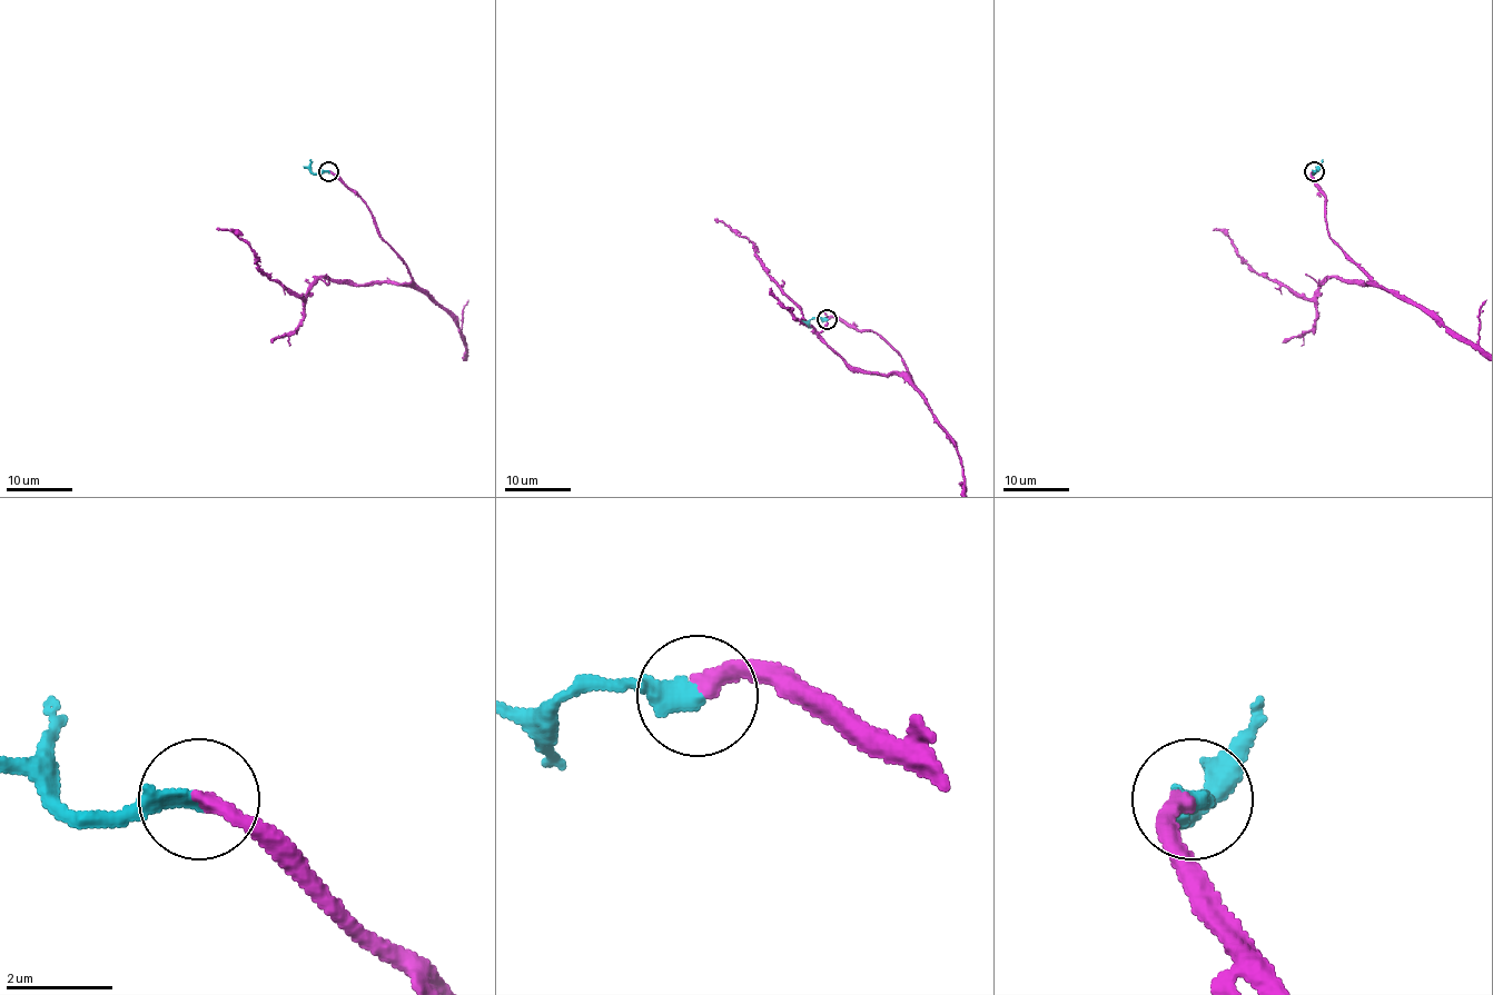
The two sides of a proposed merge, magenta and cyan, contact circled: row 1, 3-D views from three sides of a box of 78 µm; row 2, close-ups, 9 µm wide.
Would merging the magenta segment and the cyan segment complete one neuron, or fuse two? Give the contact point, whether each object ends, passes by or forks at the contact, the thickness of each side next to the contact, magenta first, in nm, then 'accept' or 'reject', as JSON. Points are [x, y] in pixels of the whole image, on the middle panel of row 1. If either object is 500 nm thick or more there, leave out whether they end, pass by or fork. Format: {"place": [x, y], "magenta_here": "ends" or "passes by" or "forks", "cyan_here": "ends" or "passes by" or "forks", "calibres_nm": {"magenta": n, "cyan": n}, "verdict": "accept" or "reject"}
{"place": [827, 319], "magenta_here": "ends", "cyan_here": "ends", "calibres_nm": {"magenta": 320, "cyan": 400}, "verdict": "accept"}

